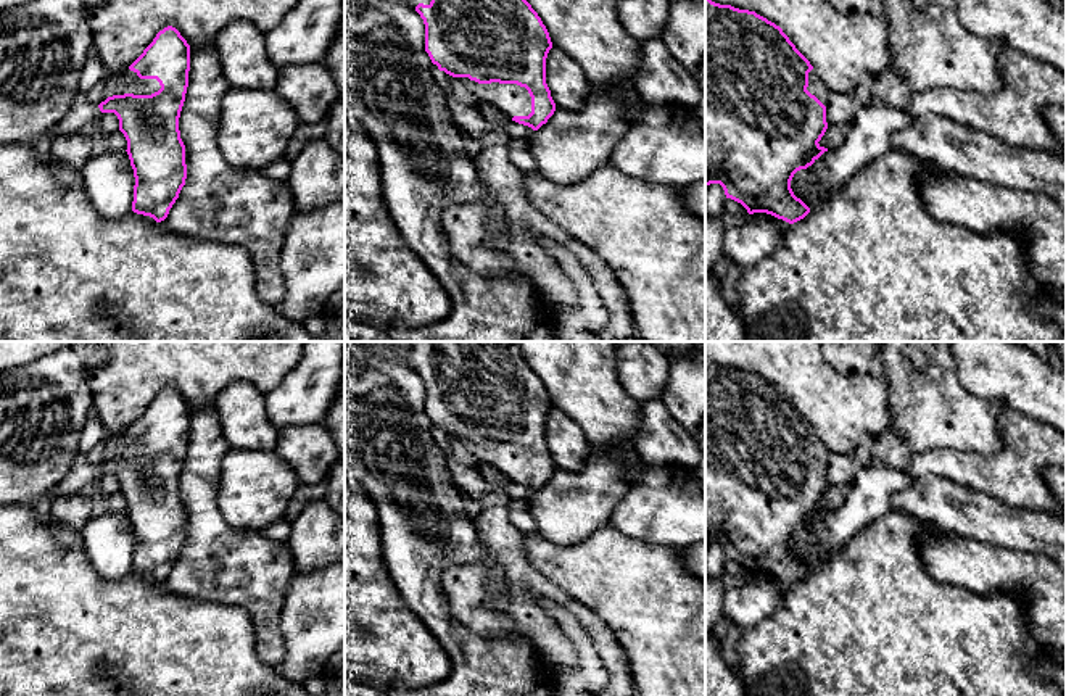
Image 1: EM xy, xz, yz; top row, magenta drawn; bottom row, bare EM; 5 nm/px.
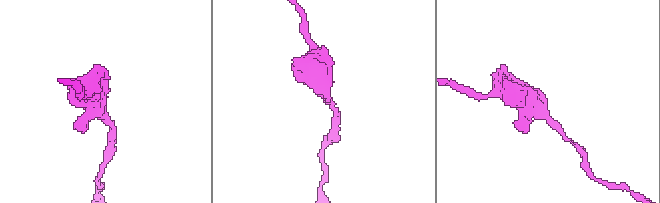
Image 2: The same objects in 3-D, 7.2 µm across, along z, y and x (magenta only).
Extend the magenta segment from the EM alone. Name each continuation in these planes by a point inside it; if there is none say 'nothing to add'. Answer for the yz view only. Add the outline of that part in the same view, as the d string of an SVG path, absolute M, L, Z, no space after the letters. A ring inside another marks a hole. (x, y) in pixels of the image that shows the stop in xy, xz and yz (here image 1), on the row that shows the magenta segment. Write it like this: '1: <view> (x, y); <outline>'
1: yz (817, 87); M812 69L808 72L808 87L807 90L815 95L824 106L829 105L829 93L831 90L824 85L820 76Z

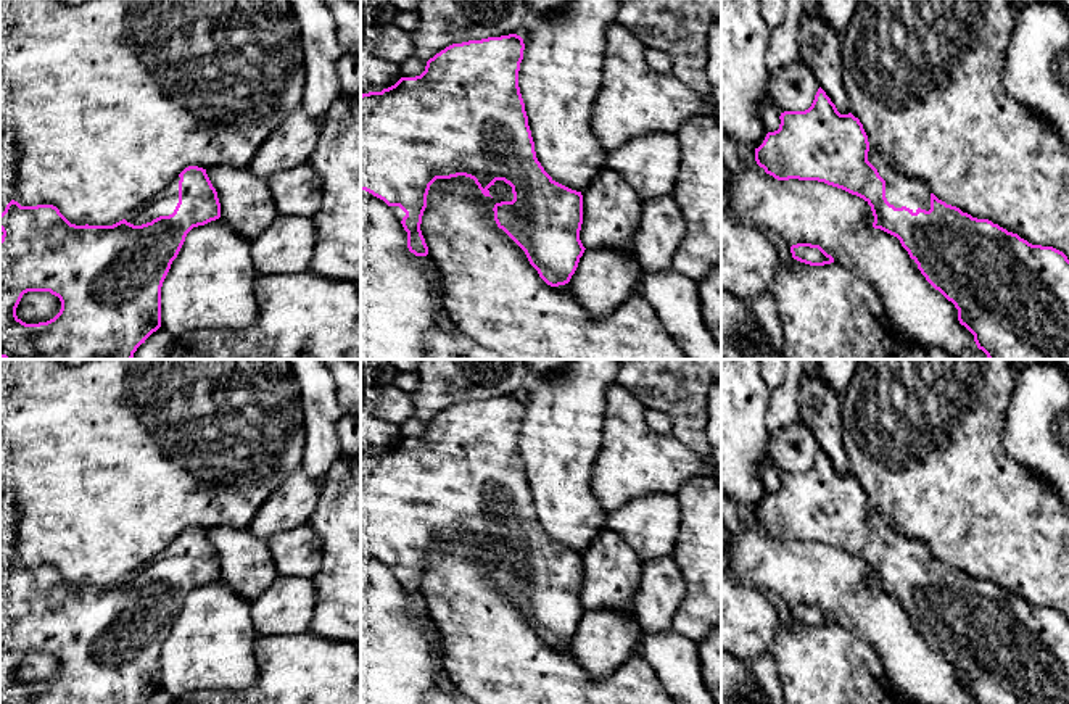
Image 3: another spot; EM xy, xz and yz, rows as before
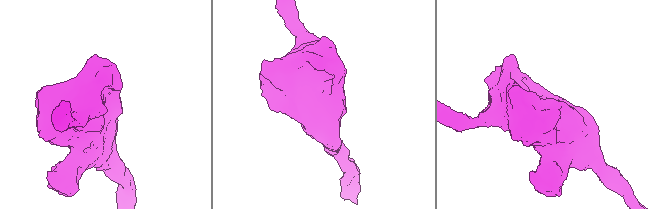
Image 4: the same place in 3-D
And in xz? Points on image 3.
1: xz (501, 192); M496 180L488 190L497 203L514 200L512 187L504 180Z

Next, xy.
1: xy (165, 203); M177 176L151 201L140 205L124 219L134 226L142 226L159 216L172 214L179 203L179 180L180 177Z

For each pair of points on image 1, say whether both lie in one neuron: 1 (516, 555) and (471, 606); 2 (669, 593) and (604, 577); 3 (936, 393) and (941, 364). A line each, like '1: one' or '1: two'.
1: one
2: one
3: one

